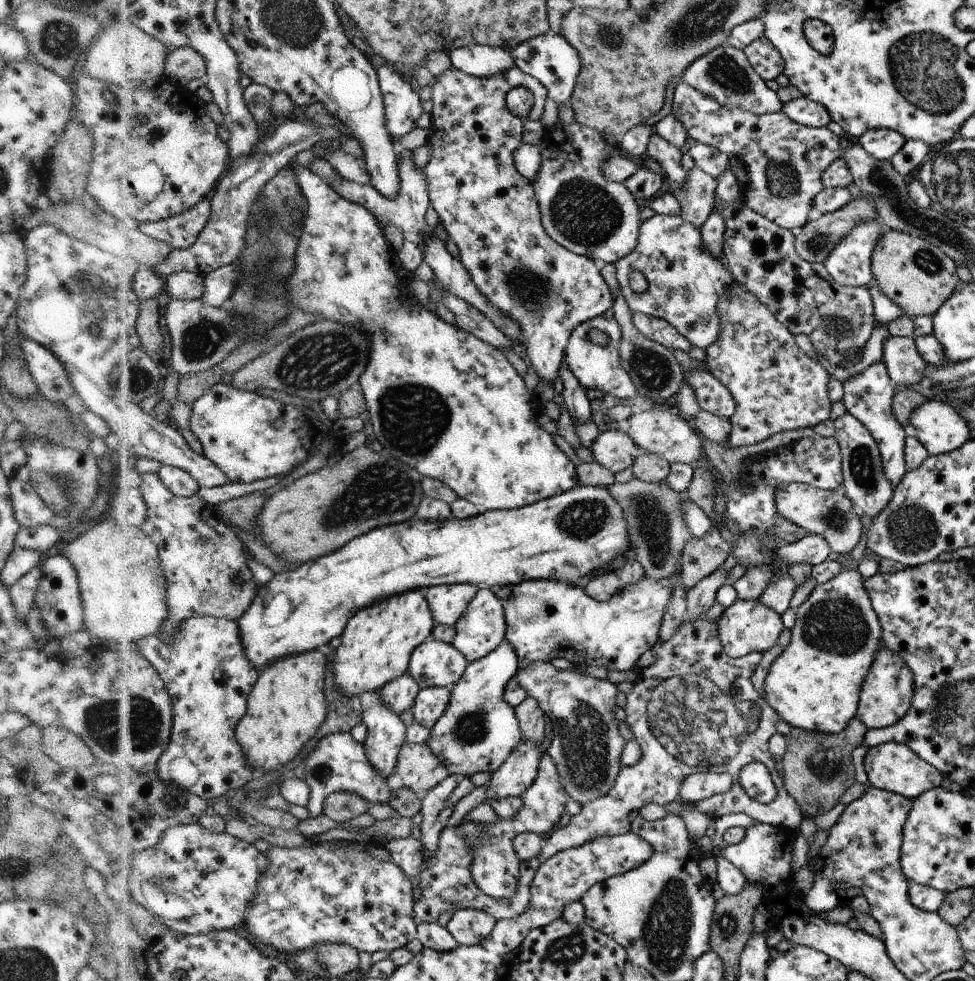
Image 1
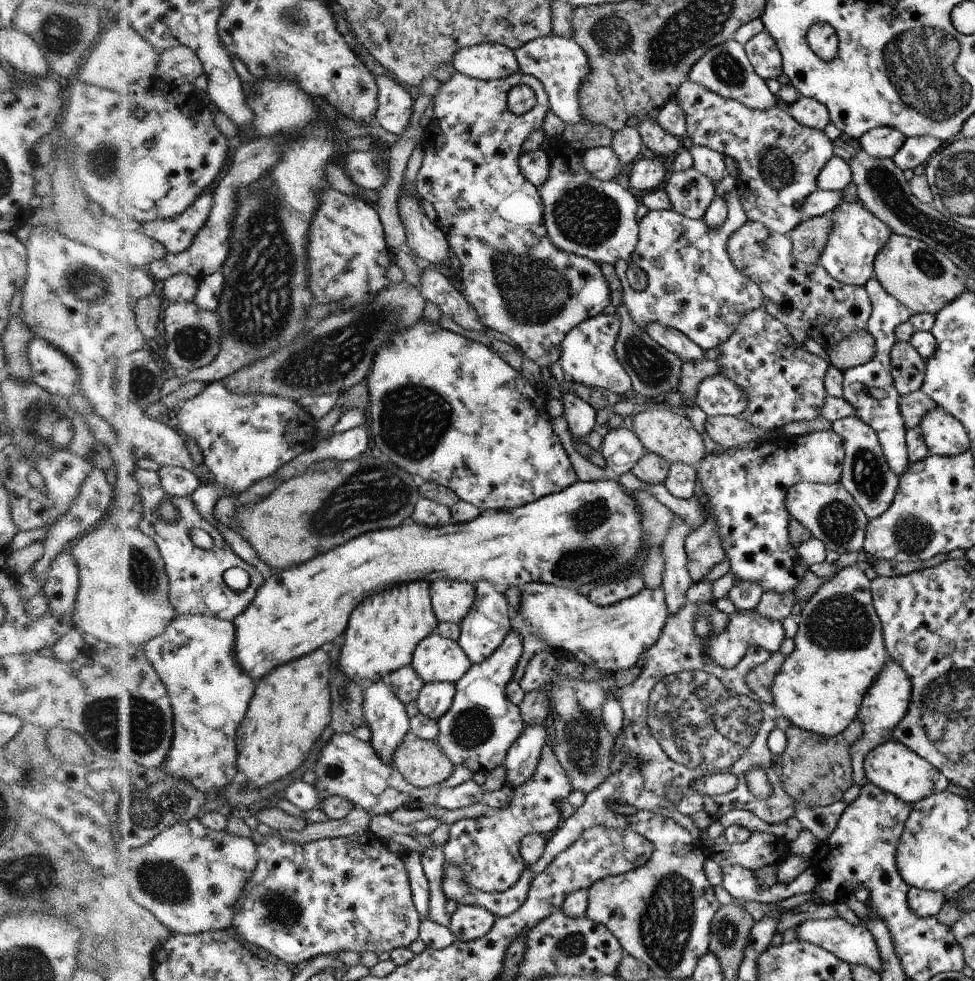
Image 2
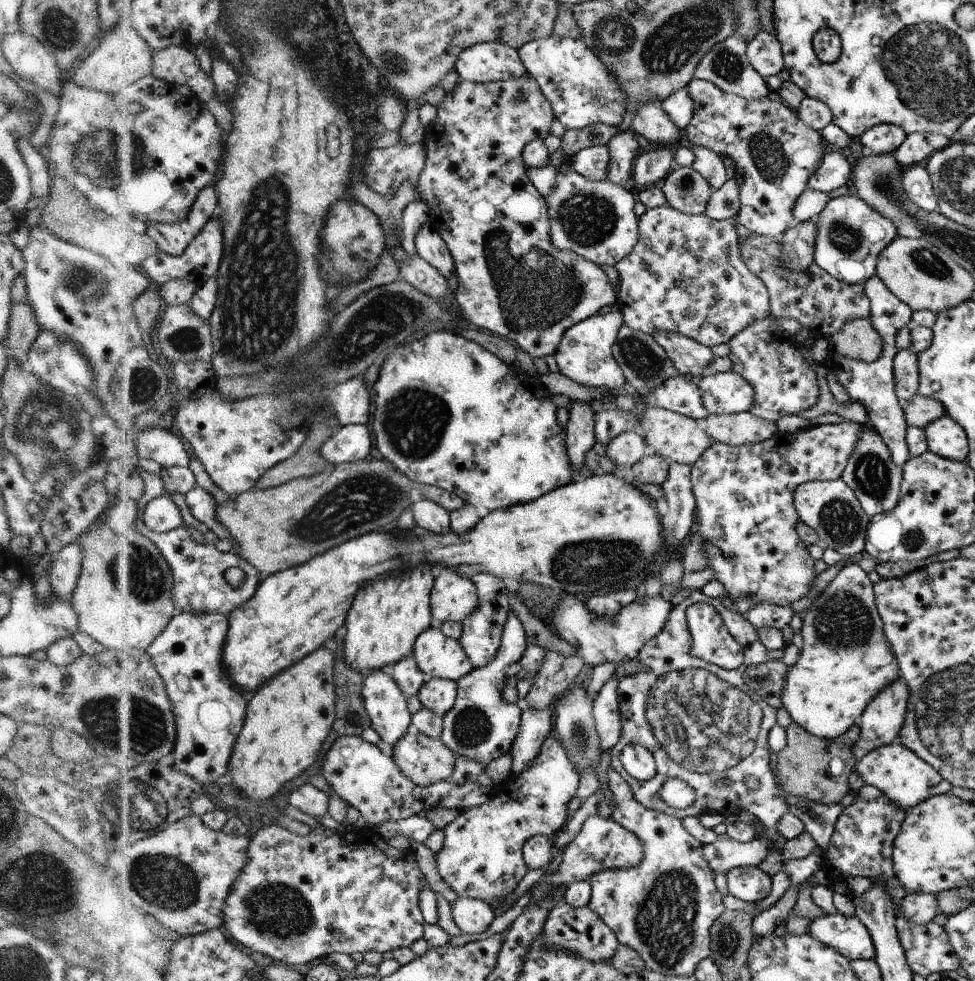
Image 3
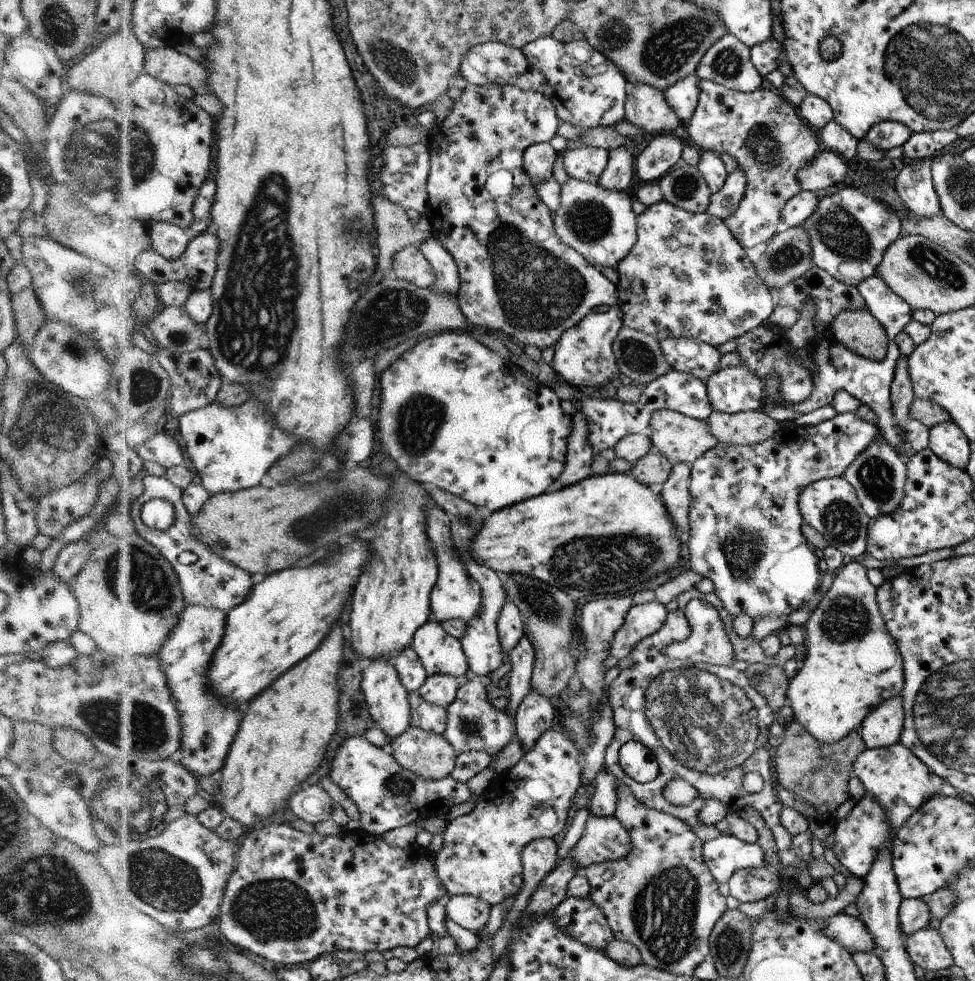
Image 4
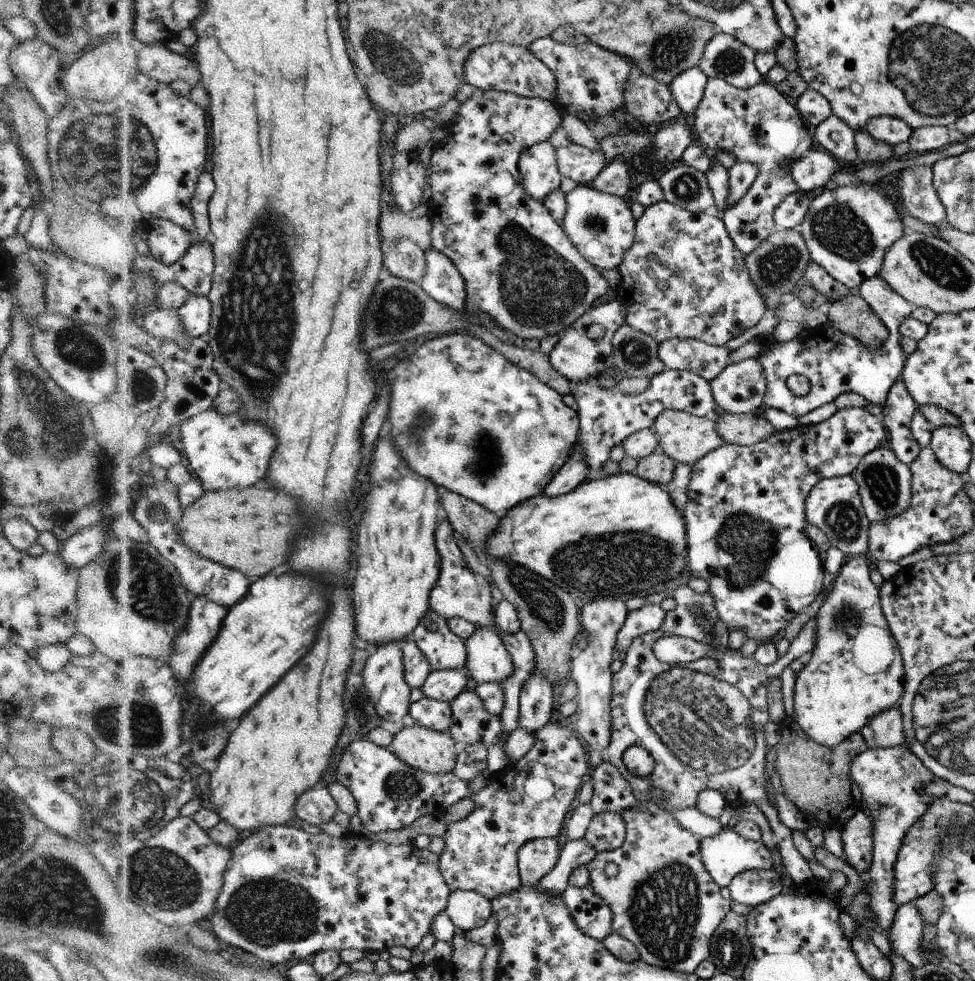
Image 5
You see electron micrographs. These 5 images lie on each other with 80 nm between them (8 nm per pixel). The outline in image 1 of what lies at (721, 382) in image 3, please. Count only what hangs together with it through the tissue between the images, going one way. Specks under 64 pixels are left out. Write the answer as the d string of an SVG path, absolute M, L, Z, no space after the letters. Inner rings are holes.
M692 369L684 373L686 383L692 386L694 396L702 411L706 411L720 417L730 418L738 408L730 388L725 387L714 375L704 369Z

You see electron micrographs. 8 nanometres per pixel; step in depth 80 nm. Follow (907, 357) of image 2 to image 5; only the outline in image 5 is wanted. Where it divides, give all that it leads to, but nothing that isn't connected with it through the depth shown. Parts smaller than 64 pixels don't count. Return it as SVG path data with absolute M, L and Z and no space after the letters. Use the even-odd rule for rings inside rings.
M901 376L891 386L890 396L881 412L884 426L887 426L891 434L892 450L897 459L908 466L917 459L922 448L909 429L917 405L908 392L905 377Z

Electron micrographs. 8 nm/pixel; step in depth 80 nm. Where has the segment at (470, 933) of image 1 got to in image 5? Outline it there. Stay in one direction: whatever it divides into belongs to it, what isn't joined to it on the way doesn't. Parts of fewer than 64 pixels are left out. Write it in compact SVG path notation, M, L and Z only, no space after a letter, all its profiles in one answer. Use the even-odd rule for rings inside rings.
M463 890L451 892L445 911L454 926L464 932L484 926L493 914L491 902L485 896Z

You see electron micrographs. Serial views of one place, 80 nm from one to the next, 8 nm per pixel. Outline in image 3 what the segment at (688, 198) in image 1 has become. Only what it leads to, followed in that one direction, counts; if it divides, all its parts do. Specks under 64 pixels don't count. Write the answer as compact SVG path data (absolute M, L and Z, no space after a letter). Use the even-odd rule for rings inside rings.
M676 167L661 187L667 204L687 215L704 215L712 186L694 167Z

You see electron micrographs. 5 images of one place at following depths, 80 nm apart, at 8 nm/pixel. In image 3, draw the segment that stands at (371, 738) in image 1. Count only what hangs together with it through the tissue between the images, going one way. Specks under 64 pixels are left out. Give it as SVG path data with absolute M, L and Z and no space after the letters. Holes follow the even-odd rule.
M389 670L372 671L365 676L363 696L371 727L380 740L392 747L398 744L406 732L409 732L410 712L406 706L406 695L399 689Z

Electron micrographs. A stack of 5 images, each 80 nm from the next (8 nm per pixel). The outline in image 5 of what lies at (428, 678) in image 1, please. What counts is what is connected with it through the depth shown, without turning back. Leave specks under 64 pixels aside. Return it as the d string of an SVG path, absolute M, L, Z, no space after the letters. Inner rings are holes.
M434 611L416 626L412 636L423 651L432 670L463 669L467 664L467 647L463 638L456 636L447 625L447 620Z

